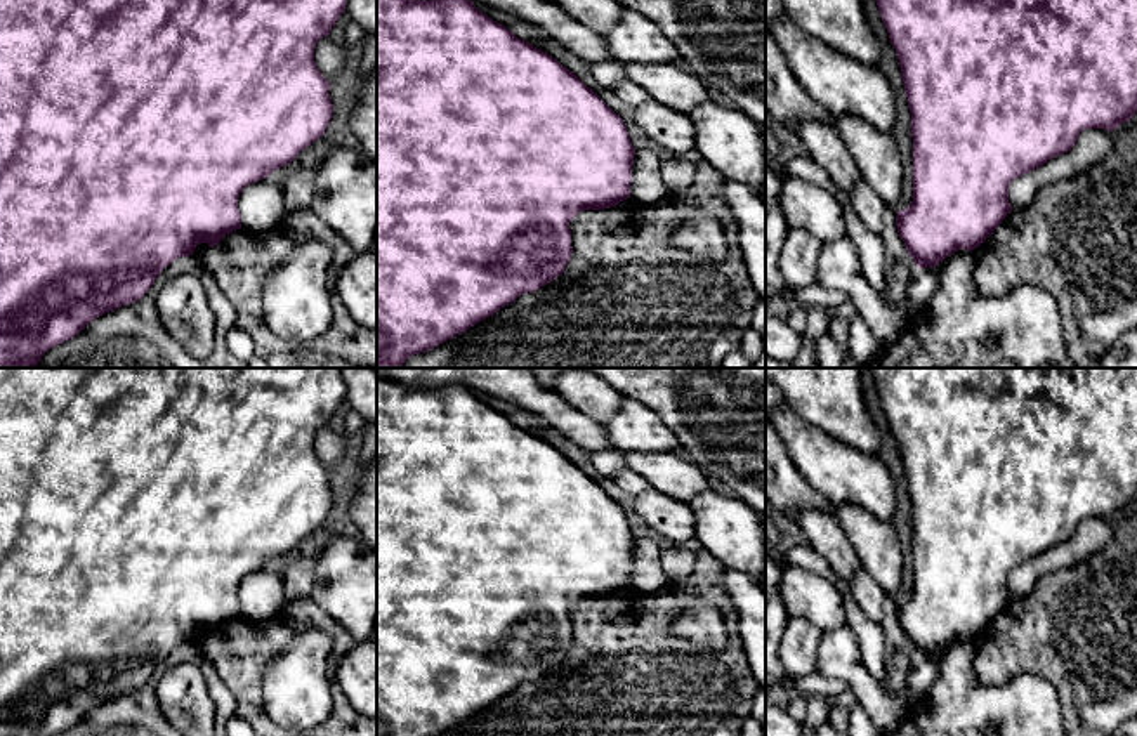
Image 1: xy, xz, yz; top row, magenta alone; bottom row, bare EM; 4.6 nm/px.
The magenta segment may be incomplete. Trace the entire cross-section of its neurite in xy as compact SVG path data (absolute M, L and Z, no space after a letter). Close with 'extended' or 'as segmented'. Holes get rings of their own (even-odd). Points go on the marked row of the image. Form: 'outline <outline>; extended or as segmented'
outline M0 0L0 368L36 368L49 349L76 337L95 318L142 299L175 259L193 255L200 243L215 246L226 234L241 229L240 193L290 165L325 134L332 120L330 82L314 62L314 47L330 35L345 5L347 0Z; as segmented

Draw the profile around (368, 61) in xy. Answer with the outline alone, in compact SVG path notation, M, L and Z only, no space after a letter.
M366 35L363 40L363 57L359 75L365 76L377 68L377 36Z

